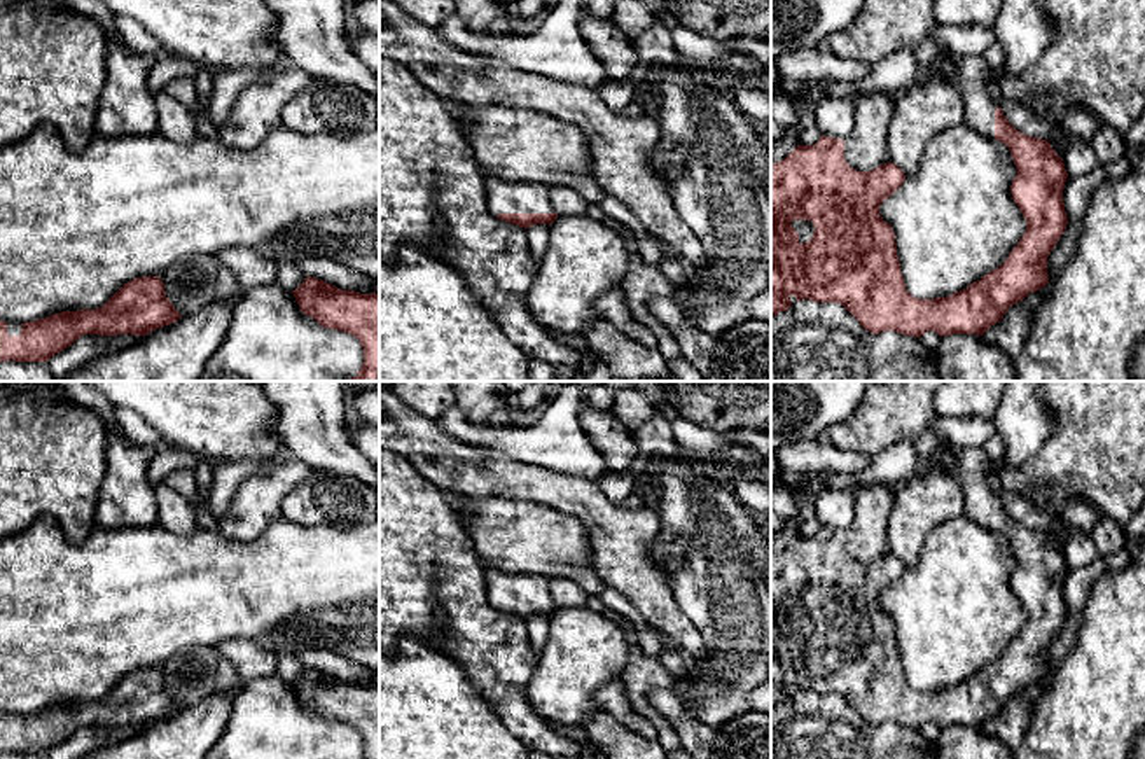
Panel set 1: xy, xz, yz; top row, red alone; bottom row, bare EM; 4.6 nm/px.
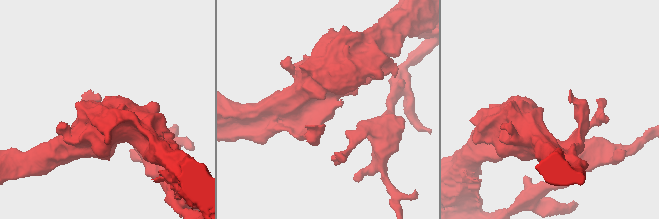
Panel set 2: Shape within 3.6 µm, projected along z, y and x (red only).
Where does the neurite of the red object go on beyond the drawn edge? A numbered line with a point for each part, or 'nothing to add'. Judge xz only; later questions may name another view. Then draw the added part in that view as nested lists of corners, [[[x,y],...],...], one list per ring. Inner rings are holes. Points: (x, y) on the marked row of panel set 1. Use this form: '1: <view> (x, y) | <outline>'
1: xz (504, 196) | [[[484,173],[488,208],[500,213],[554,213],[549,187],[538,182],[505,182]]]

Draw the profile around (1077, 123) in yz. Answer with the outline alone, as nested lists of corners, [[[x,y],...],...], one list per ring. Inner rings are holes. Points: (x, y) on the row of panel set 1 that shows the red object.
[[[1073,105],[1052,126],[1052,136],[1049,143],[1054,152],[1063,159],[1070,140],[1082,140],[1091,143],[1101,126],[1103,122],[1100,121],[1100,117],[1093,115],[1080,105]]]

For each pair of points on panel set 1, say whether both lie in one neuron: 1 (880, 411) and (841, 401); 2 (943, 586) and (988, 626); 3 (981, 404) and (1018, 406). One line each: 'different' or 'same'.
1: different
2: same
3: different

